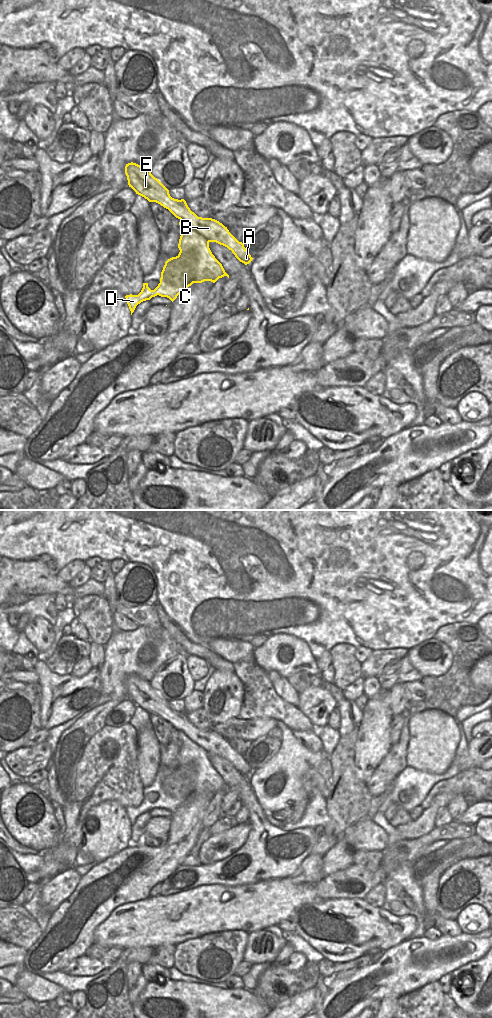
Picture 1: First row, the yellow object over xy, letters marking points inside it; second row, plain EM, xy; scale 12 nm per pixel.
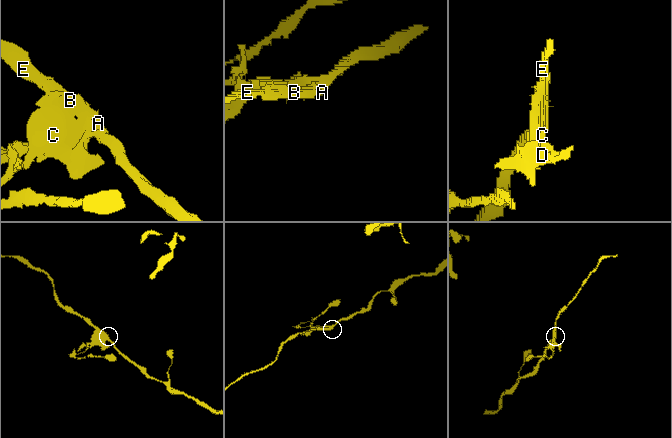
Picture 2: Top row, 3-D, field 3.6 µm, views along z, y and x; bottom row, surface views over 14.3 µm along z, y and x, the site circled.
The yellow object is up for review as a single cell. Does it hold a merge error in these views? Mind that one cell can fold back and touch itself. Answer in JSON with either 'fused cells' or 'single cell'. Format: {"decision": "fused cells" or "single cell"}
{"decision": "fused cells"}

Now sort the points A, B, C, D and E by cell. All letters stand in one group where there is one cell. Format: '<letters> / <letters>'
A B E / C D

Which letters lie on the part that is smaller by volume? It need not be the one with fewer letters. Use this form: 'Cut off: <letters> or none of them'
Cut off: C, D.

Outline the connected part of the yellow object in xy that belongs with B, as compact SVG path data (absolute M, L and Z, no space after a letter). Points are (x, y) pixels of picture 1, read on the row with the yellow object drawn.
M131 162L125 166L125 174L129 187L136 194L168 209L176 218L184 220L203 235L208 242L216 242L227 247L245 265L252 261L253 258L244 247L244 243L239 242L227 227L215 219L198 217L190 210L184 199L172 198L169 190L151 174L150 170Z

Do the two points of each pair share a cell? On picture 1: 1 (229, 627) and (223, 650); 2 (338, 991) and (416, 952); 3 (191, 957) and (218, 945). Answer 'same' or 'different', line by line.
1: different
2: same
3: same

